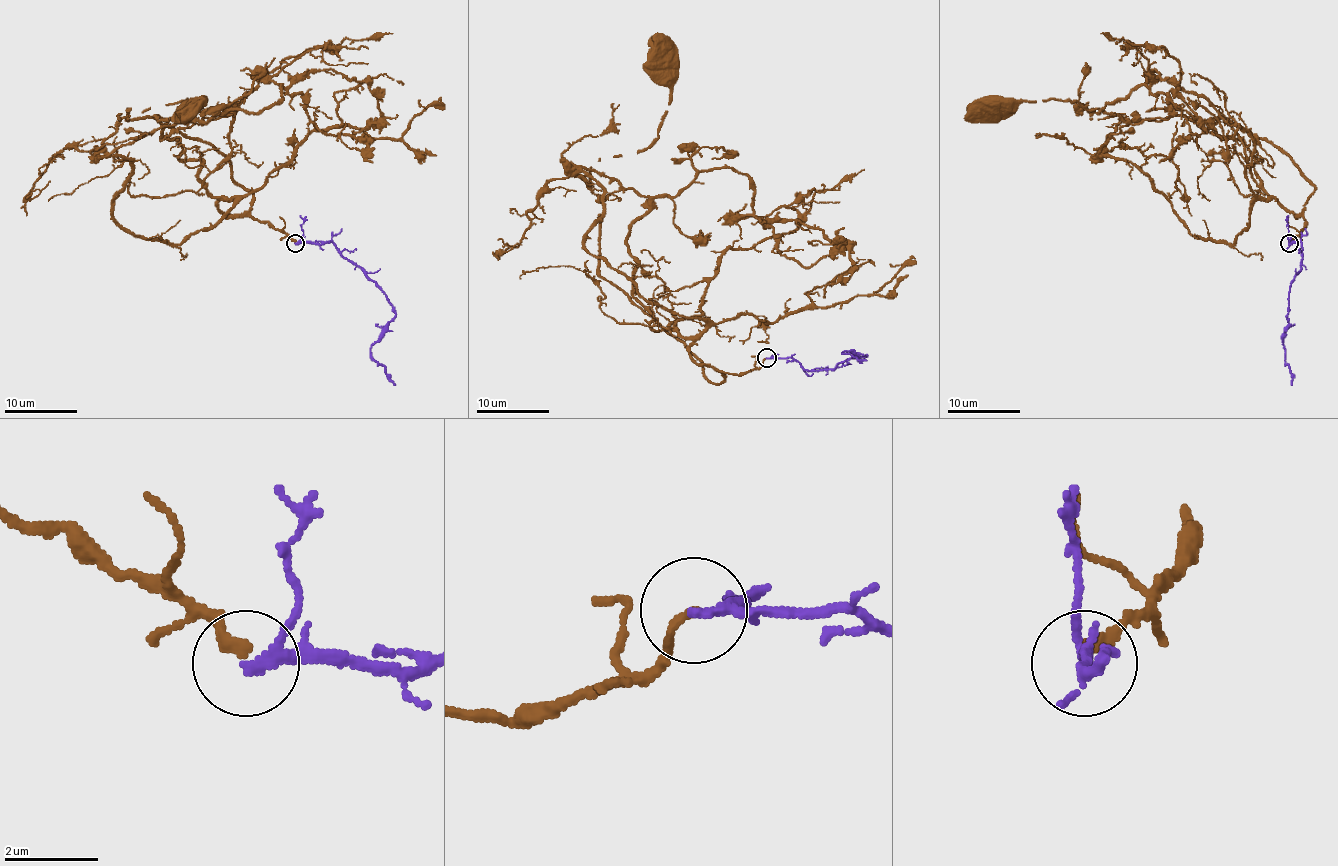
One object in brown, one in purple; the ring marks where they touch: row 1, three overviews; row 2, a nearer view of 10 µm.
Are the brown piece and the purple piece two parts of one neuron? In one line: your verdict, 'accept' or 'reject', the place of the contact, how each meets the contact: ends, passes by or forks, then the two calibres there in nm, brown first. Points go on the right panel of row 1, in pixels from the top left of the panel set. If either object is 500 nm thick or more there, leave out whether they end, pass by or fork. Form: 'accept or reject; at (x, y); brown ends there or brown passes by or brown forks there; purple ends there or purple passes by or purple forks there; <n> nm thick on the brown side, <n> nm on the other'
reject; at (1289, 243); brown ends there; purple passes by; 200 nm thick on the brown side, 180 nm on the other

